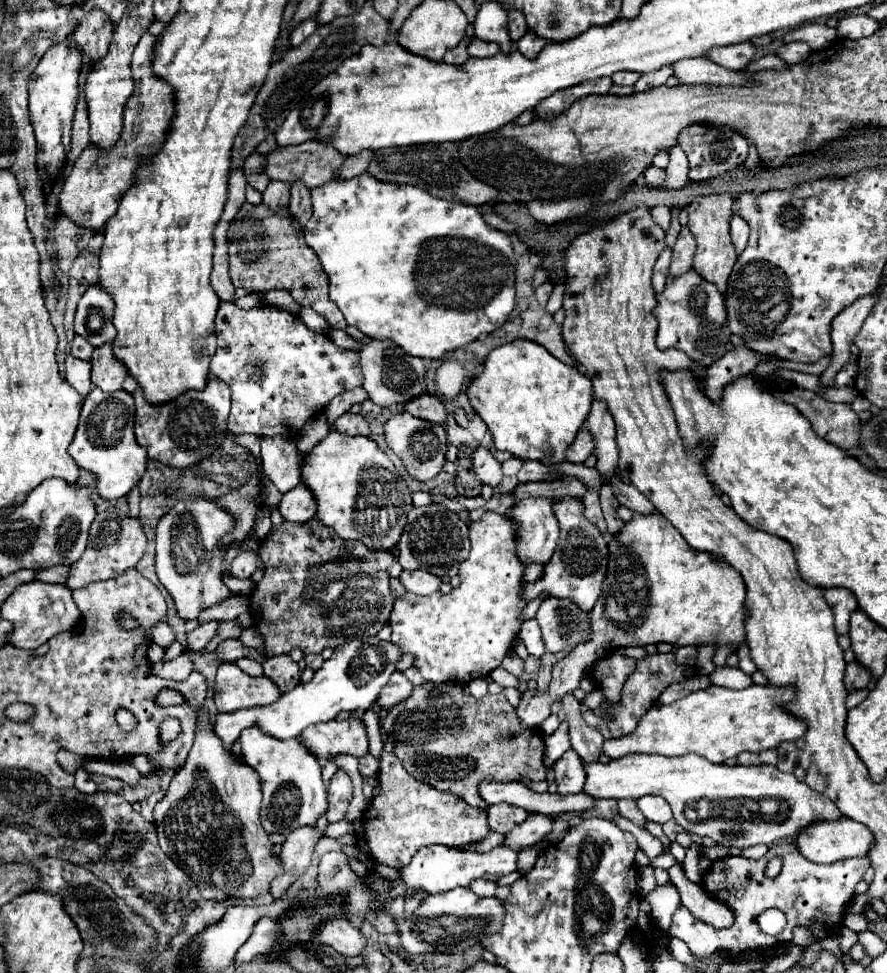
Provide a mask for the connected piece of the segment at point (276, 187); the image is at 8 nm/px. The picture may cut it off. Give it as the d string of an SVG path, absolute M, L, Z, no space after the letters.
M279 180L269 182L267 190L263 192L263 204L269 210L285 210L289 206L289 190L291 184L287 182L279 182Z

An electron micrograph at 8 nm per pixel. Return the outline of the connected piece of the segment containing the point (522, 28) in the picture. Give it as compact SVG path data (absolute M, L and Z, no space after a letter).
M511 10L509 12L509 36L511 36L511 40L517 42L525 32L527 32L525 14L521 10Z

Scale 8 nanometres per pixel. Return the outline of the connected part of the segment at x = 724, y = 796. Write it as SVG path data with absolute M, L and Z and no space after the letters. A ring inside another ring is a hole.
M631 754L609 762L585 764L587 782L583 792L593 798L639 798L645 794L661 796L669 802L673 810L673 818L681 828L691 834L709 836L711 840L723 846L749 848L755 844L771 846L783 838L795 838L805 828L817 822L837 822L843 818L837 806L817 790L809 788L805 782L799 782L793 774L781 772L777 766L761 764L761 766L729 766L729 764L711 764L701 756L679 756L667 758L659 754ZM699 800L719 802L725 800L751 800L739 806L739 812L731 818L725 816L709 816L701 820L697 814Z

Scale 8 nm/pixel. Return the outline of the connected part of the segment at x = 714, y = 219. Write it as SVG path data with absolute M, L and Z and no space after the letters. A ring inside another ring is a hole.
M729 192L723 194L707 194L707 196L697 196L689 206L689 230L693 232L697 240L697 252L695 252L695 262L693 268L703 274L705 280L713 282L717 288L721 288L721 294L725 294L727 288L727 278L733 270L733 264L737 260L737 254L733 250L731 238L729 238L729 220L733 216L733 204L735 198Z

